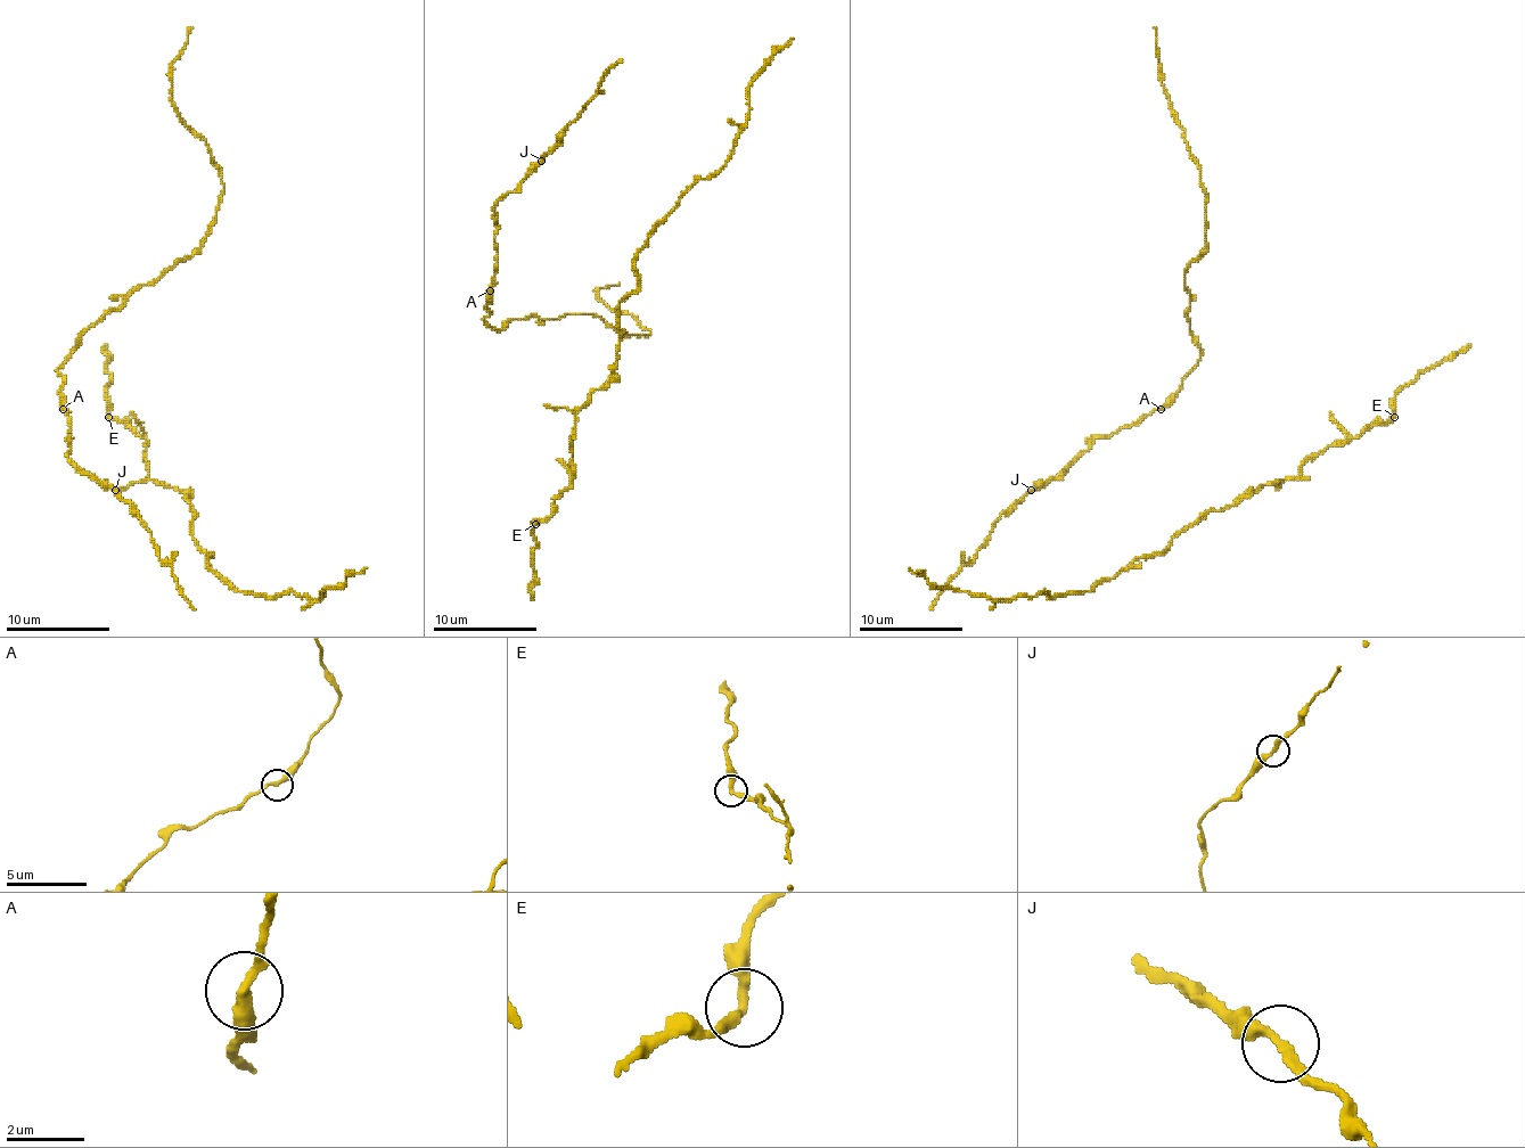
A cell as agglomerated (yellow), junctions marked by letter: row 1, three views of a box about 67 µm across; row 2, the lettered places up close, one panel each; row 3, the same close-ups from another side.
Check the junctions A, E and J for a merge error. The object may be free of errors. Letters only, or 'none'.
none

